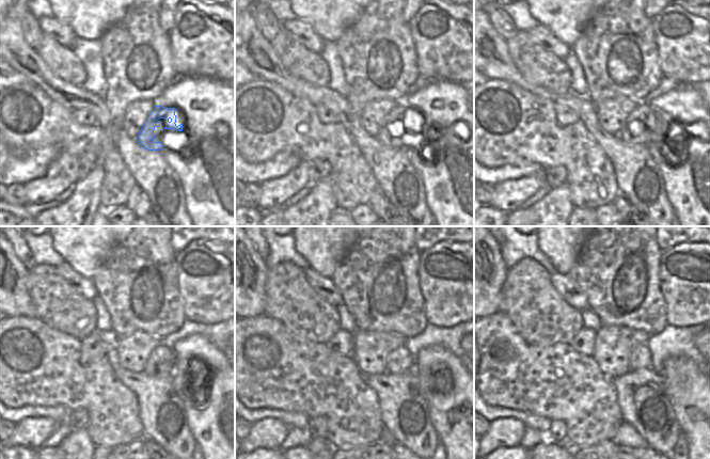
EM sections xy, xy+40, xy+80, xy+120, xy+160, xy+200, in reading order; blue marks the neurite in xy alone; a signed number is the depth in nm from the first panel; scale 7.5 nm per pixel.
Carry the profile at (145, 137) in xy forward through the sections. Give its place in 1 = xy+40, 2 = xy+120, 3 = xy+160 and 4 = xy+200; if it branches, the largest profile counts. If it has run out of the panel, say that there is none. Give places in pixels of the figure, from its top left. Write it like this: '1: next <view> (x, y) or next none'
1: next xy+40 (400, 119)
2: next xy+120 (161, 360)
3: next xy+160 (399, 360)
4: next xy+200 (640, 358)

